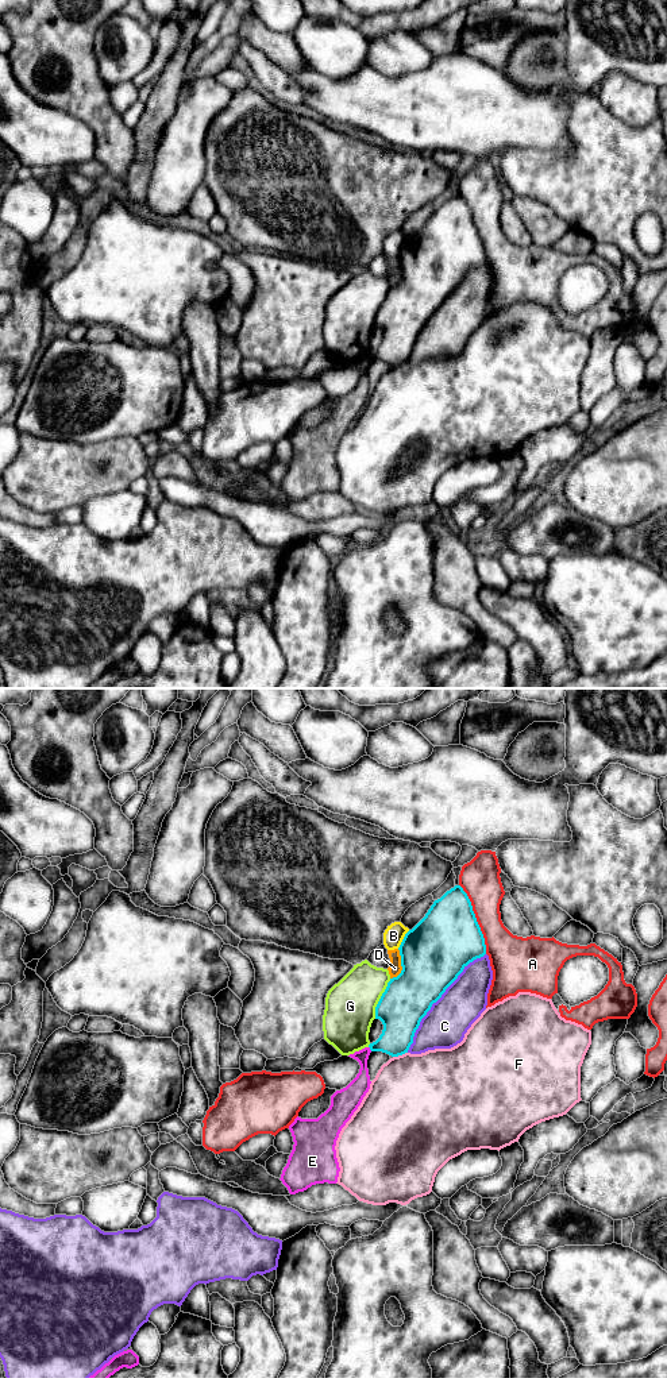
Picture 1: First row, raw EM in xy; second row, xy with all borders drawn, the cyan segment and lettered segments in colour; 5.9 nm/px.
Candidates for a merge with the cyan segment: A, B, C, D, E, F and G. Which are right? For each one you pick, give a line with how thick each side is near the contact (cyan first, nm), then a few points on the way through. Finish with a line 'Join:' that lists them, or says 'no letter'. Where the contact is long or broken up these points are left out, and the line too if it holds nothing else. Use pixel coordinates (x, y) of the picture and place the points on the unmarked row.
Join: no letter

